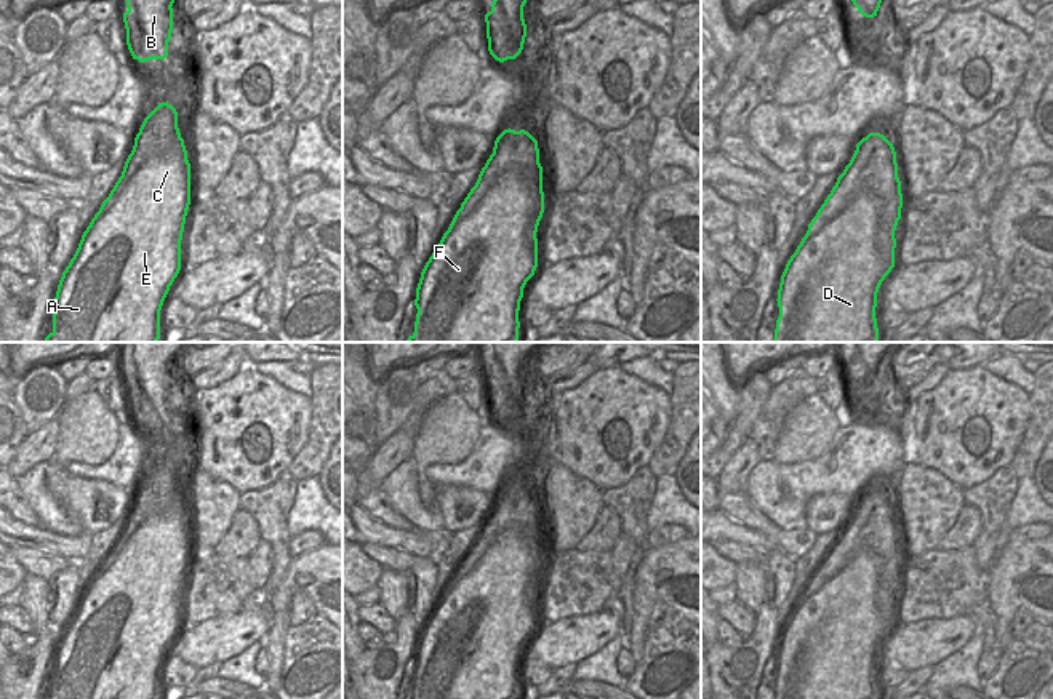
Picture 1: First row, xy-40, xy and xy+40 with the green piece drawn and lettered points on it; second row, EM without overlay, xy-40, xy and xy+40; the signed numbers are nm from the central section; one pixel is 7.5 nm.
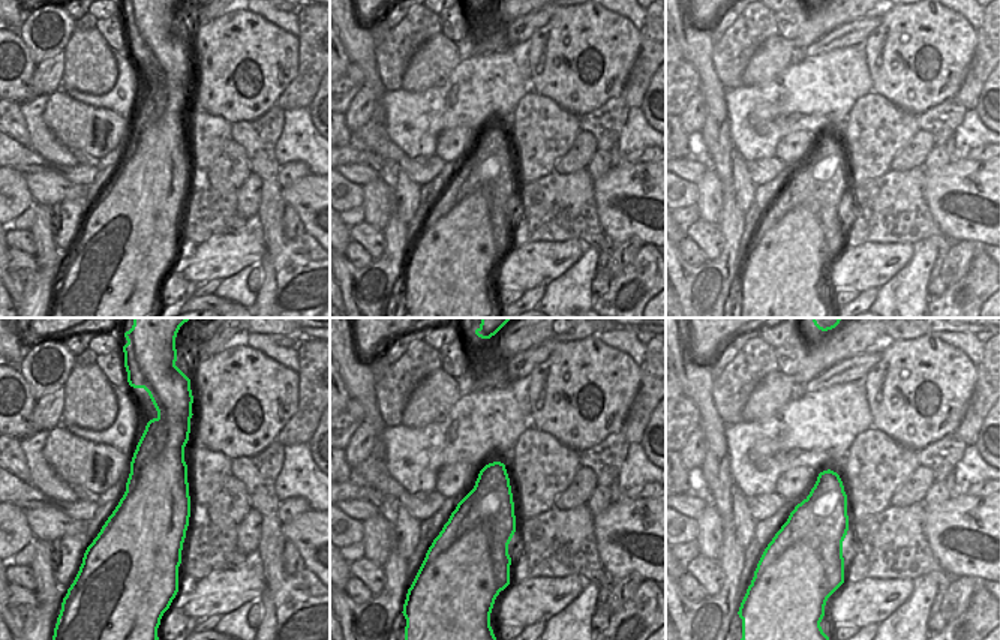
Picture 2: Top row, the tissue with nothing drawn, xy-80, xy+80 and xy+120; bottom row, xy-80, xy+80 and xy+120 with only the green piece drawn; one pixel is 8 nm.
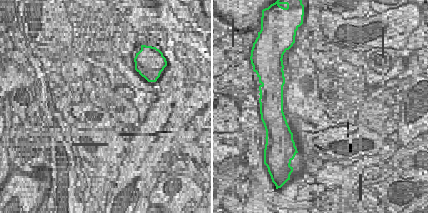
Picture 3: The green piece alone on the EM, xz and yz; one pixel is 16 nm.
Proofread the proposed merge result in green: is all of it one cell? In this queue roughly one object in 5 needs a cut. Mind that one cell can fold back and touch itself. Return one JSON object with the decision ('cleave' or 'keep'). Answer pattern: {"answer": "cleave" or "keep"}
{"answer": "keep"}

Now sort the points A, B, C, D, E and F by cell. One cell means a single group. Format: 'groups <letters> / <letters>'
groups A B C D E F

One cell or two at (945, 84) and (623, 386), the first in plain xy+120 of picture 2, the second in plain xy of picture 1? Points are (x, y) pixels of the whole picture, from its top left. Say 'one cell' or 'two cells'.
one cell

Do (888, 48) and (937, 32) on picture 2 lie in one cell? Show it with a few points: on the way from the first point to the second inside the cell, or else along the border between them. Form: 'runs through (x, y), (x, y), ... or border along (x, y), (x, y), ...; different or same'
runs through (900, 48), (915, 48), (925, 41); same

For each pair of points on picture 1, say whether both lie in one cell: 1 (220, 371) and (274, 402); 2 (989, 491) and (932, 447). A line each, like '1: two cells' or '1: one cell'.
1: two cells
2: two cells

